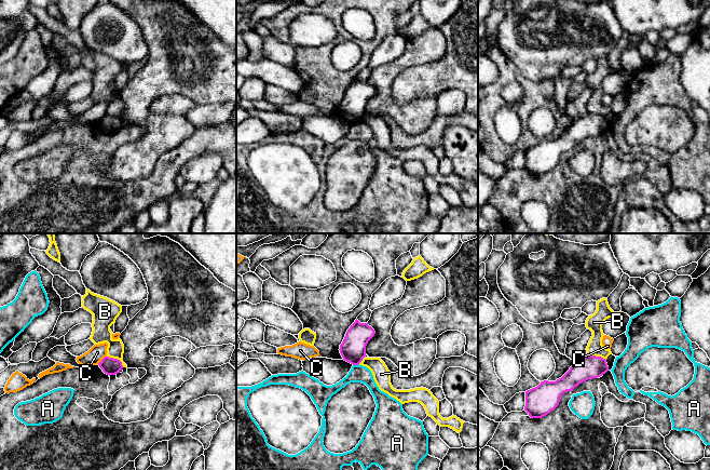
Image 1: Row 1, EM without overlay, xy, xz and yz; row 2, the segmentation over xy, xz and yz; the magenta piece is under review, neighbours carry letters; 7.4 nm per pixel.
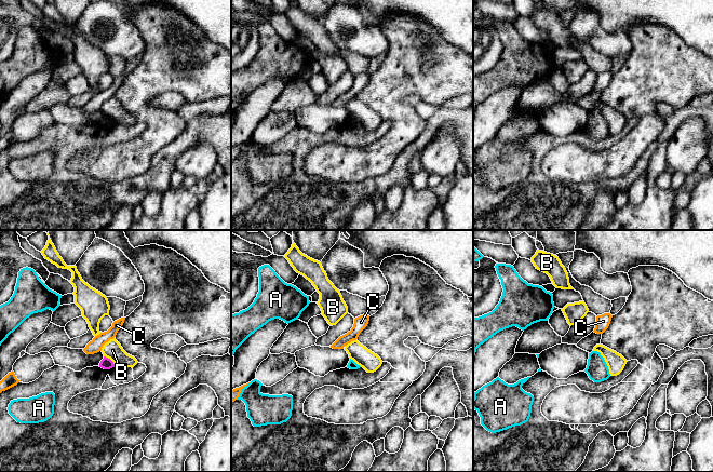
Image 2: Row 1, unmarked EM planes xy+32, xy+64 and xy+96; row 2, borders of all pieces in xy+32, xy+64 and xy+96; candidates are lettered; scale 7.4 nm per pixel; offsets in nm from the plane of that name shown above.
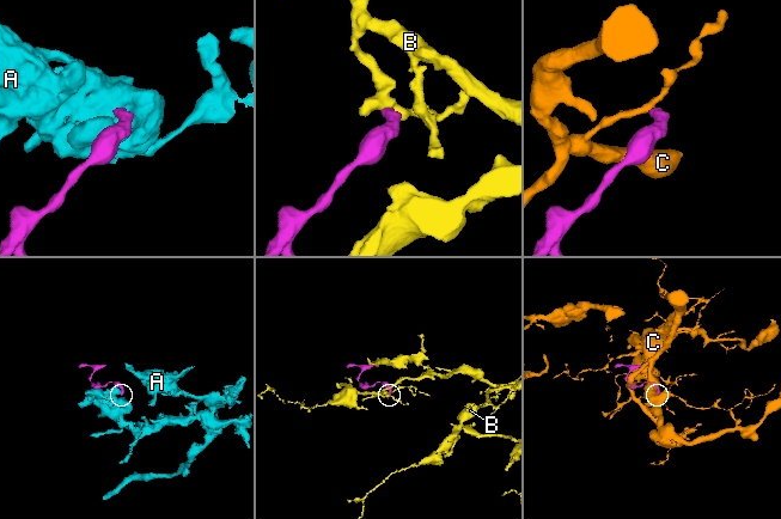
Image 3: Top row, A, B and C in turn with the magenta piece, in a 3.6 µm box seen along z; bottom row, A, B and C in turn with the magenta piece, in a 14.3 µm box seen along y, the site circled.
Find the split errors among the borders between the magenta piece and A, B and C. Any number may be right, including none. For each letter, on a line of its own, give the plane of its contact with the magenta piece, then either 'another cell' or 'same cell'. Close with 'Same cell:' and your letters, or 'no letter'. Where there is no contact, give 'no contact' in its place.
A: meets magenta in xz; another cell
B: meets magenta in xy; another cell
C: meets magenta in xy; another cell
Same cell: no letter

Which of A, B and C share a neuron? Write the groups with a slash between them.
A / B / C

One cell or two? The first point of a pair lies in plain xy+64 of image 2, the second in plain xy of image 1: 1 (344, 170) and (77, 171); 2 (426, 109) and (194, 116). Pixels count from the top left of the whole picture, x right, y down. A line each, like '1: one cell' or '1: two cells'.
1: two cells
2: one cell

